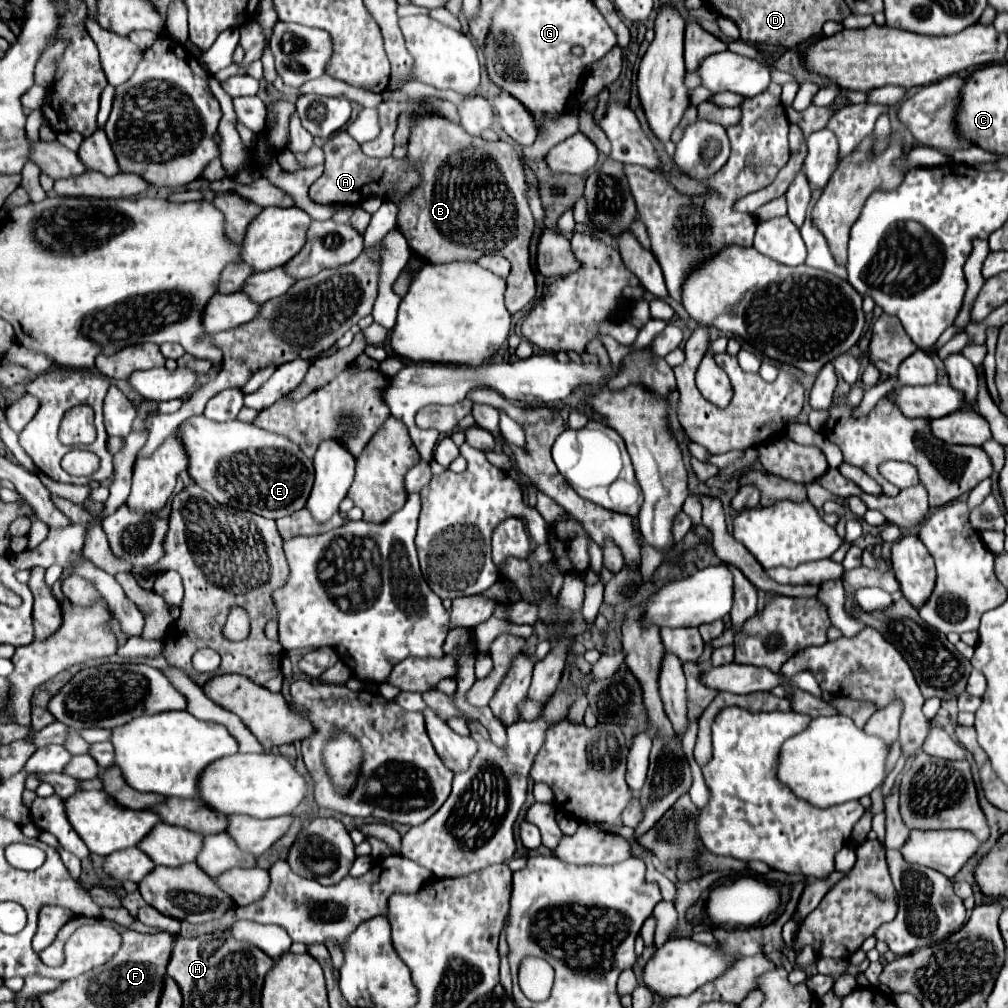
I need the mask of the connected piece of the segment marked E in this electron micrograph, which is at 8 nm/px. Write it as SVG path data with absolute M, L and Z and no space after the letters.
M204 415L190 417L190 421L180 425L178 433L190 453L190 465L188 465L190 477L202 489L212 493L218 503L230 505L236 509L246 509L266 519L280 519L280 517L292 515L306 505L306 499L314 485L314 465L312 465L312 459L308 459L302 453L302 449L288 437L264 431L252 423L242 423L242 421L218 423L218 421L206 419Z

